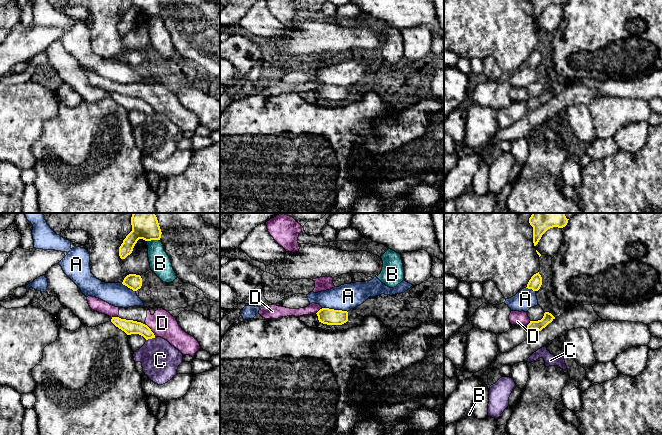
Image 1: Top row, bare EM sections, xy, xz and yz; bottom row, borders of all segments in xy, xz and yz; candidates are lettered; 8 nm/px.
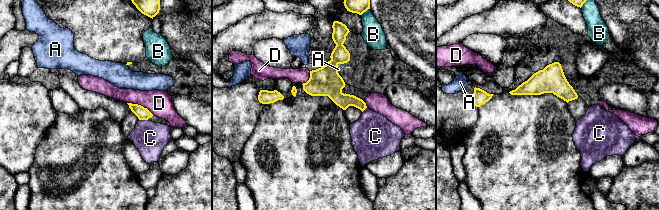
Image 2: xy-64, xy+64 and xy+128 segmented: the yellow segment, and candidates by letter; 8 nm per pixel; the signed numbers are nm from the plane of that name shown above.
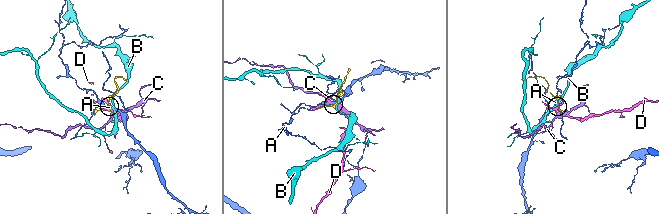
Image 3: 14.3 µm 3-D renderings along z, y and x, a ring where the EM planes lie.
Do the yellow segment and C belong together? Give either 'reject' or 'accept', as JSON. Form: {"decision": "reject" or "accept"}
{"decision": "reject"}

